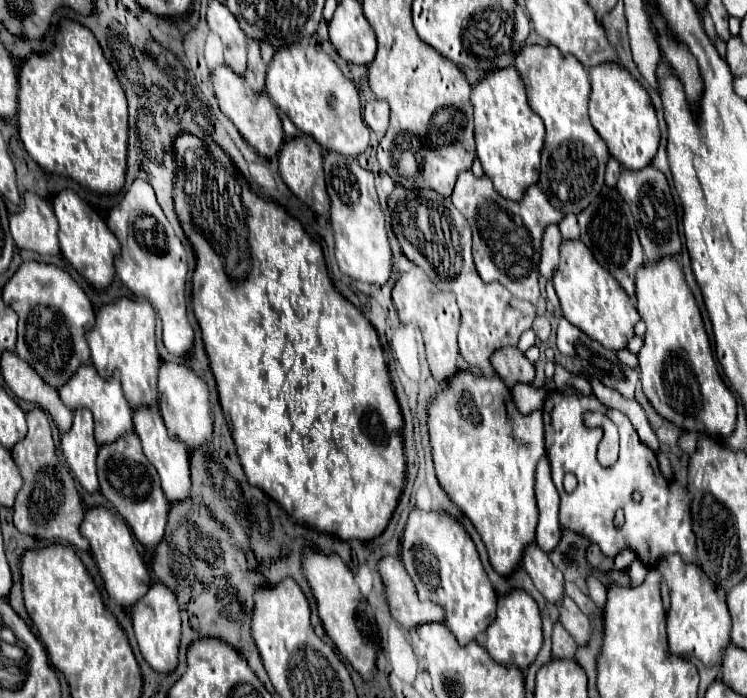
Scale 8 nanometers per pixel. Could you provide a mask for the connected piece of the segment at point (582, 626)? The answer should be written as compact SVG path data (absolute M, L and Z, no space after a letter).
M564 595L558 609L560 609L560 623L564 625L564 629L570 631L570 635L576 639L578 645L584 645L590 637L588 617L578 609L578 605L574 605L574 601L568 595Z

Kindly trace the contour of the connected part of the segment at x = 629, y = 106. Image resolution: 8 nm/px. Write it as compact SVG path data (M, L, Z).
M604 63L590 69L590 119L594 129L606 141L614 159L618 159L626 169L642 169L650 165L658 151L660 129L656 119L656 109L646 93L646 89L618 63Z

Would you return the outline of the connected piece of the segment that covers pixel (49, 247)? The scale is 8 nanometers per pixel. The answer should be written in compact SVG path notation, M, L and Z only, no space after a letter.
M36 193L24 195L24 209L10 215L10 235L20 249L40 255L58 255L58 222L46 199Z

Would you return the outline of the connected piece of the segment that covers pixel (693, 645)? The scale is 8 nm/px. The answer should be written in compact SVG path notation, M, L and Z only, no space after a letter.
M666 555L656 567L662 581L670 589L668 609L668 643L674 655L694 655L704 665L716 665L722 659L722 649L730 643L730 613L726 601L722 601L714 589L714 583L706 579L700 565L686 563L682 557Z

